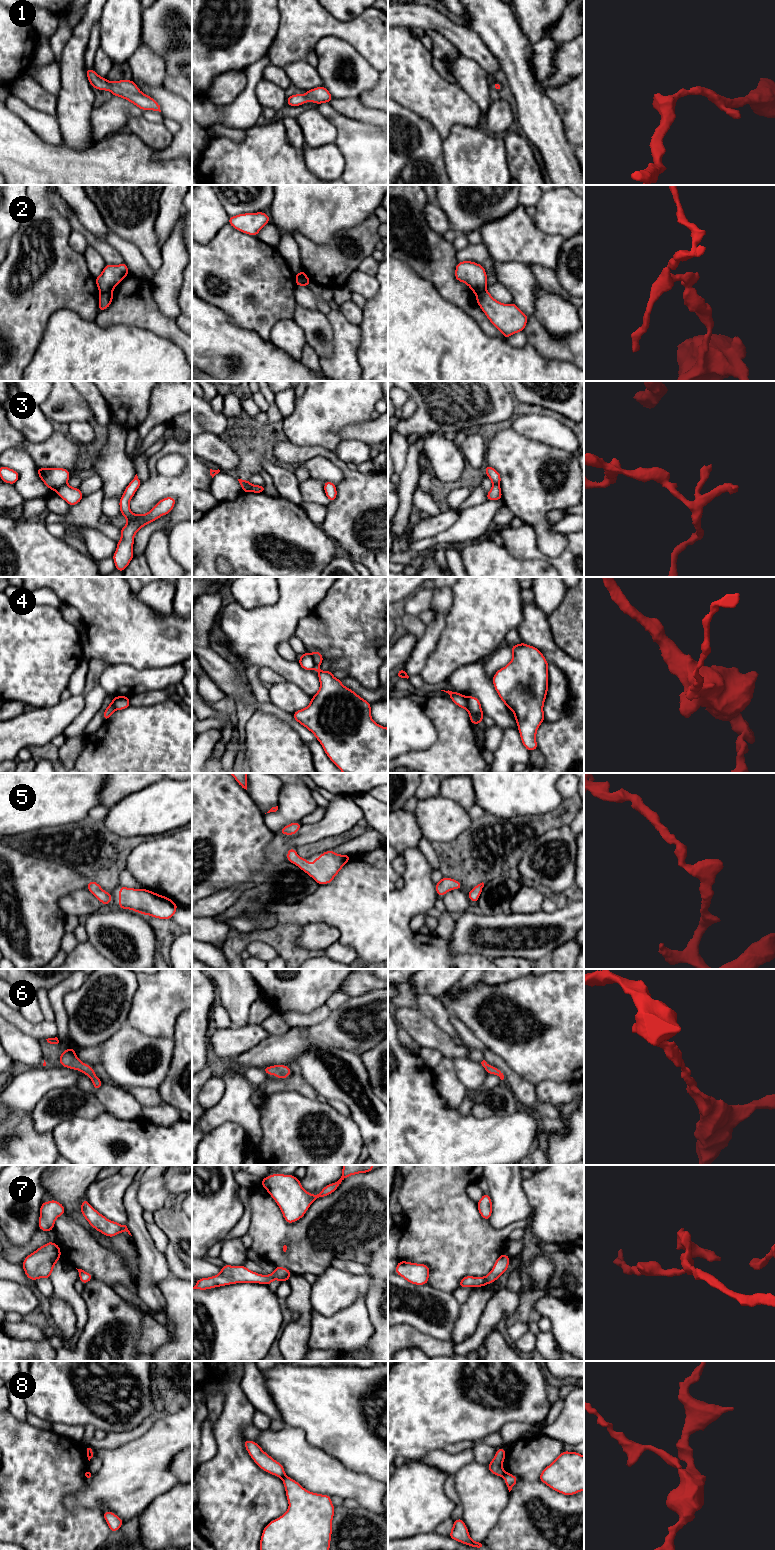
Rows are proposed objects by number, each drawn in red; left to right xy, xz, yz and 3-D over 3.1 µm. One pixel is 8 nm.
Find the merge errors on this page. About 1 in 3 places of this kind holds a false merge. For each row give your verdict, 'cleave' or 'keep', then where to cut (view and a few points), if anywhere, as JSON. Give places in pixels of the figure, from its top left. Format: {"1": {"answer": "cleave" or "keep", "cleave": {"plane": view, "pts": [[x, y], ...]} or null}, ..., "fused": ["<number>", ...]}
{"1": {"answer": "keep", "cleave": null}, "2": {"answer": "cleave", "cleave": {"plane": "xy", "pts": [[111, 291], [100, 293]]}}, "3": {"answer": "cleave", "cleave": {"plane": "xy", "pts": [[66, 483], [56, 489]]}}, "4": {"answer": "cleave", "cleave": {"plane": "xz", "pts": [[309, 653], [317, 670]]}}, "5": {"answer": "keep", "cleave": null}, "6": {"answer": "keep", "cleave": null}, "7": {"answer": "keep", "cleave": null}, "8": {"answer": "cleave", "cleave": {"plane": "yz", "pts": [[505, 1471], [502, 1476]]}}, "fused": ["2", "3", "4", "8"]}

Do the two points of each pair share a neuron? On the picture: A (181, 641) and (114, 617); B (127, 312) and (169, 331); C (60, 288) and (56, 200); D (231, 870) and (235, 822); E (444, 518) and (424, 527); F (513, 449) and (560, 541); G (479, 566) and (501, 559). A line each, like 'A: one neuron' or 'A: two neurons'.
A: one neuron
B: one neuron
C: two neurons
D: one neuron
E: one neuron
F: one neuron
G: one neuron

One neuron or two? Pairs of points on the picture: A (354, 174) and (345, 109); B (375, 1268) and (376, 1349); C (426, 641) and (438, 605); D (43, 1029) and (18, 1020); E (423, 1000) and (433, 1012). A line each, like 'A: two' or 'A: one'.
A: two
B: one
C: one
D: one
E: one

